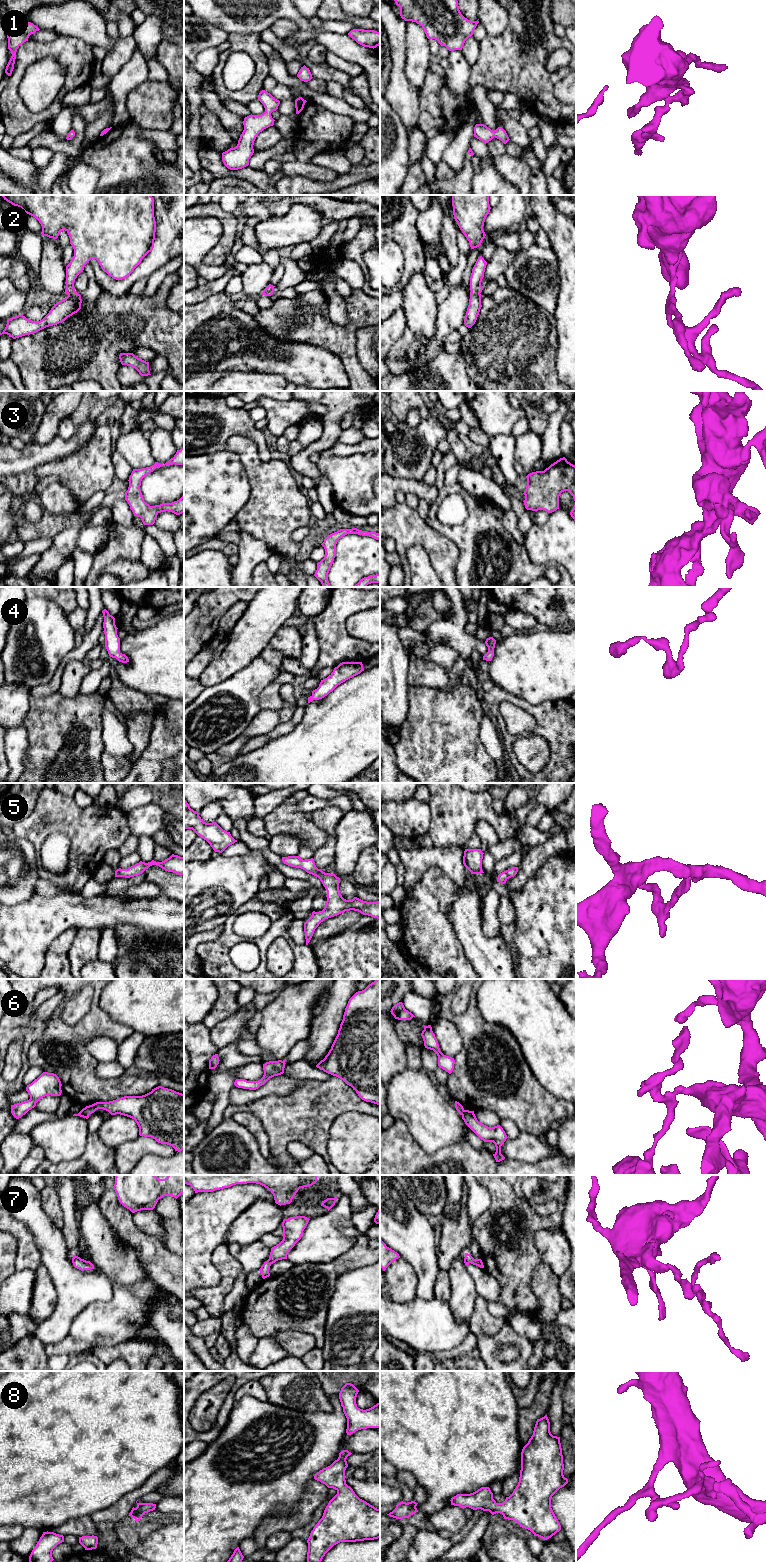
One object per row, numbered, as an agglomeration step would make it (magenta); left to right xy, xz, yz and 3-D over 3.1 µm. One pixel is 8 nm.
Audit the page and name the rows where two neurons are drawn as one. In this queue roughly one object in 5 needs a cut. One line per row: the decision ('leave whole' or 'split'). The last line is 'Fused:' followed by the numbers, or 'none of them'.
1: leave whole
2: leave whole
3: leave whole
4: leave whole
5: leave whole
6: split
7: split
8: leave whole
Fused: 6, 7

